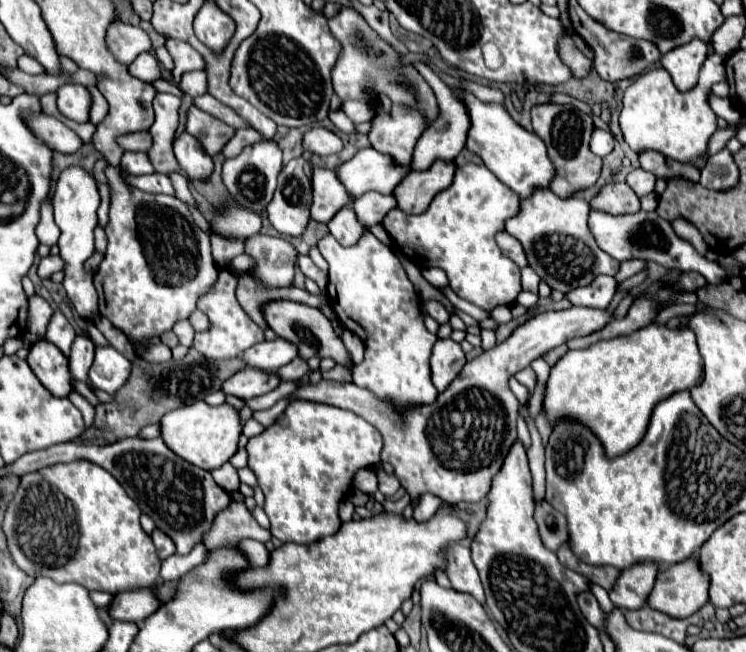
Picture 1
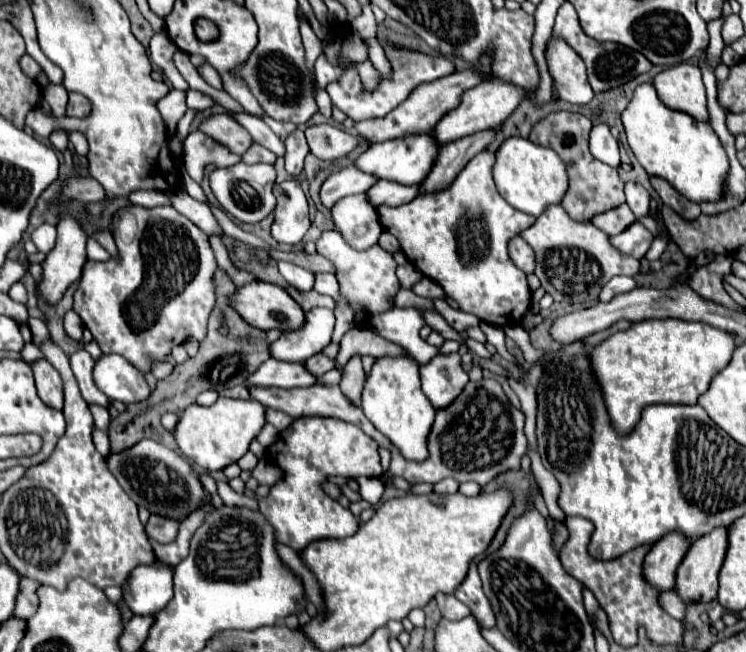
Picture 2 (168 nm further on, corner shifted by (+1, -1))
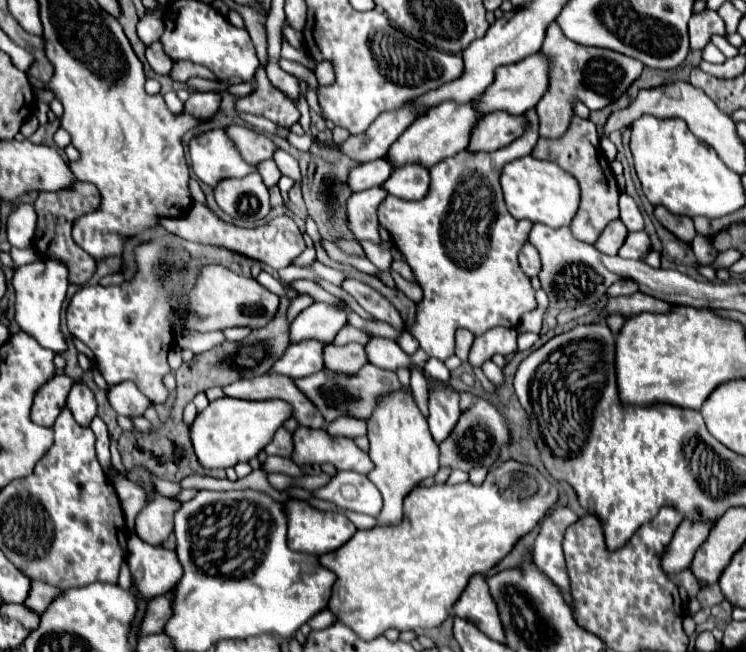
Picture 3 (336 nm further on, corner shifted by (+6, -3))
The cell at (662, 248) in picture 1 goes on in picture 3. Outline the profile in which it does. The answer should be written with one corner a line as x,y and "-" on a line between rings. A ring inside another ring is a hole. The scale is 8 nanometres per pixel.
643,230
641,232
629,232
621,250
619,250
619,256
639,260
645,252
649,252
649,248
651,248
651,240

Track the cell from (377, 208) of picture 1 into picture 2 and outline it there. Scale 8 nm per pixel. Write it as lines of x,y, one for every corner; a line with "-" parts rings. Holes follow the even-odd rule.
378,180
366,194
374,206
380,206
380,204
400,206
400,204
412,202
420,194
420,186
418,184
416,186
404,186
404,184
390,182
390,180

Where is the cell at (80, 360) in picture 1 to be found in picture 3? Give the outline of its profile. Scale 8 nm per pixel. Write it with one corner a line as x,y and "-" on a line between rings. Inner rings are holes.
77,380
73,384
67,396
67,404
81,426
89,426
89,422
97,416
97,400
83,380

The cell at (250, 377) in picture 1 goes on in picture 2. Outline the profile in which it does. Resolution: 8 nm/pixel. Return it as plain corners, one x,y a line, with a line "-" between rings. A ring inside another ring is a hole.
276,358
266,360
252,376
248,386
278,386
278,388
296,388
296,386
312,386
316,382
316,376
312,376
306,368
304,362
282,362

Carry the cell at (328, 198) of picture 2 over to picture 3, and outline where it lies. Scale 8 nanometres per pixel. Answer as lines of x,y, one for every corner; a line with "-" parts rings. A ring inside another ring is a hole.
379,158
379,160
373,160
373,162
365,162
365,164
355,166
349,172
347,184
349,184
351,192
359,192
359,190
381,186
383,180
389,178
389,174
391,174
389,162
385,158

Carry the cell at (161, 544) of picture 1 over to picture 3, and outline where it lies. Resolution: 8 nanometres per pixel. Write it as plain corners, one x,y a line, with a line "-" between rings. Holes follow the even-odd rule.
155,496
135,518
137,536
151,544
161,546
173,532
173,512
181,508
181,502
171,496

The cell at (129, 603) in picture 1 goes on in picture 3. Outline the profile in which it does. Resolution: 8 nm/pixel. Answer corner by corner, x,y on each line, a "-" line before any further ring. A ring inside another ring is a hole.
137,534
129,536
127,560
133,576
133,586
145,600
171,592
183,574
183,568
173,550
145,544

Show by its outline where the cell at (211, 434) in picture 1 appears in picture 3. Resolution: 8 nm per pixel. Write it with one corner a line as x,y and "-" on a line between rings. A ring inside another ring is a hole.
219,398
209,402
209,406
197,414
191,424
189,438
195,450
195,456
203,468
229,468
237,462
247,462
255,458
273,438
275,430
291,416
291,406
281,400
269,402
251,402
239,398

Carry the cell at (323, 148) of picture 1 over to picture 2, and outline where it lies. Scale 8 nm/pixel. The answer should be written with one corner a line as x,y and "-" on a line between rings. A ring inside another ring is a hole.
318,124
318,126
306,128
306,140
308,140
310,152
320,160
336,160
350,154
360,144
362,138
352,136
342,128
336,128
330,124

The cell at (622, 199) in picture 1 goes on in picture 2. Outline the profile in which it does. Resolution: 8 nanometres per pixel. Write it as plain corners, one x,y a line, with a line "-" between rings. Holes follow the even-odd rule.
624,204
606,212
606,214
600,214
598,218
592,220
592,224
596,228
600,228
604,234
608,236
616,236
620,232
624,232
632,222
634,222
634,214
630,214
630,208
626,208

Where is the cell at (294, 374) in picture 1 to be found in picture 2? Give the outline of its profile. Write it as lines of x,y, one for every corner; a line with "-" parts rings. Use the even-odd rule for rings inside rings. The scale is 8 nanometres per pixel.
316,354
314,358
308,358
308,360
306,360
306,368
308,368
314,376
322,376
322,374
326,374
328,370
336,368
336,360
332,360
332,358
324,356
324,354

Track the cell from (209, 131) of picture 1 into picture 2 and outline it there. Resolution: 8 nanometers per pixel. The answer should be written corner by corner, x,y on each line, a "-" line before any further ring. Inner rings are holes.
216,114
210,116
200,124
204,134
210,134
216,142
222,142
234,154
242,156
252,146
252,136
230,116
230,114

